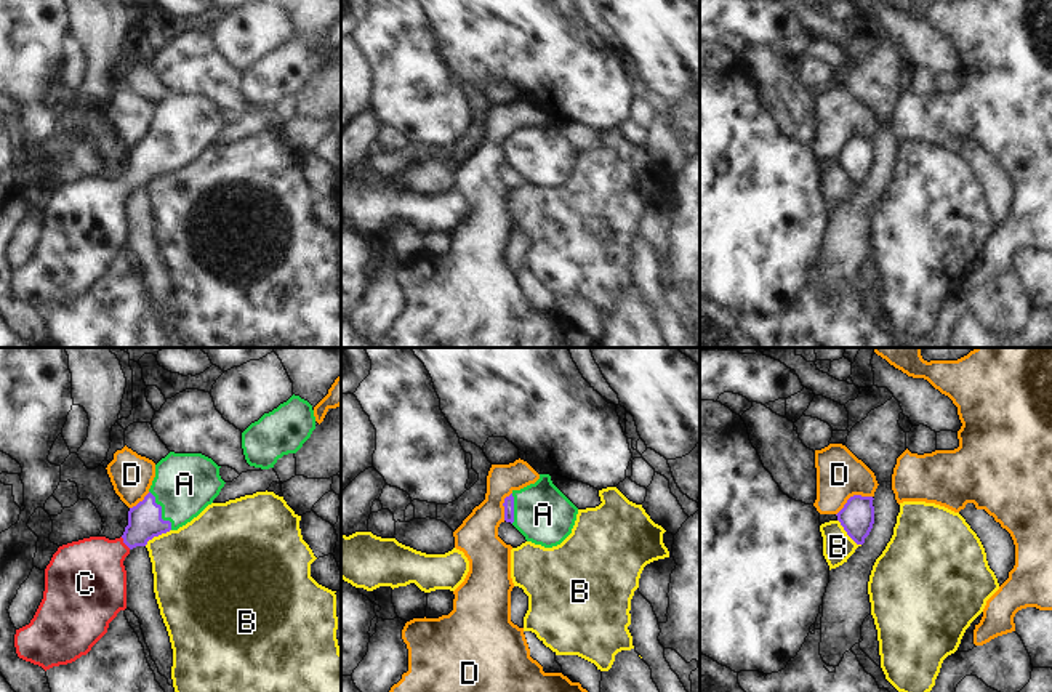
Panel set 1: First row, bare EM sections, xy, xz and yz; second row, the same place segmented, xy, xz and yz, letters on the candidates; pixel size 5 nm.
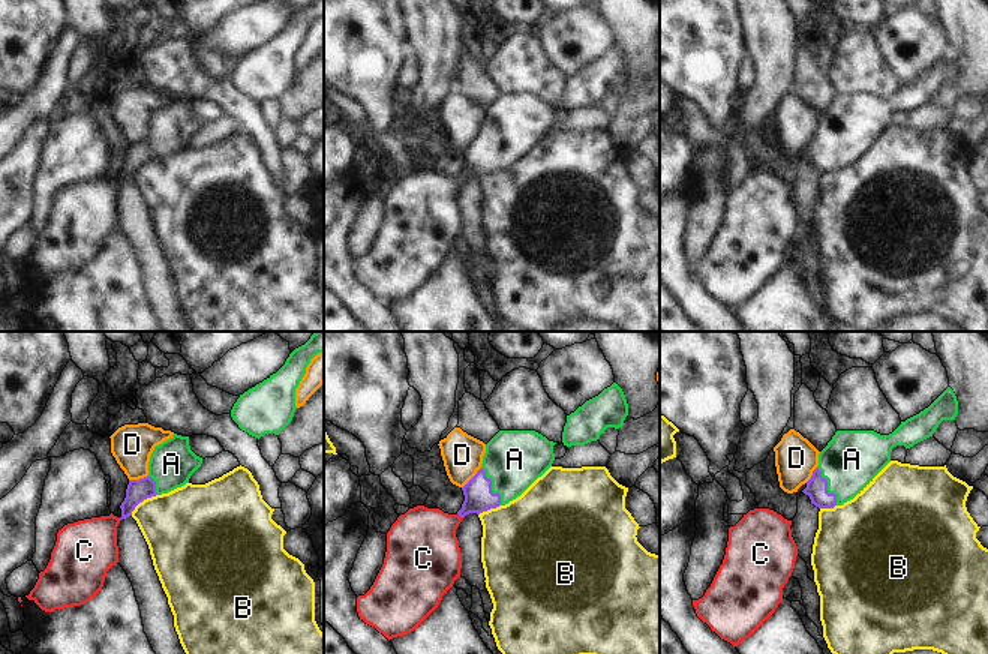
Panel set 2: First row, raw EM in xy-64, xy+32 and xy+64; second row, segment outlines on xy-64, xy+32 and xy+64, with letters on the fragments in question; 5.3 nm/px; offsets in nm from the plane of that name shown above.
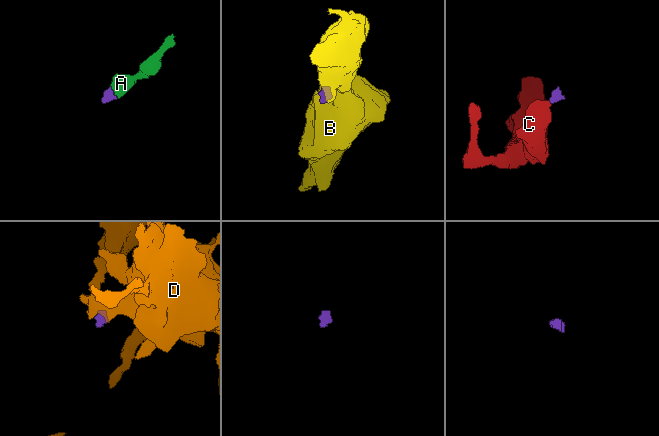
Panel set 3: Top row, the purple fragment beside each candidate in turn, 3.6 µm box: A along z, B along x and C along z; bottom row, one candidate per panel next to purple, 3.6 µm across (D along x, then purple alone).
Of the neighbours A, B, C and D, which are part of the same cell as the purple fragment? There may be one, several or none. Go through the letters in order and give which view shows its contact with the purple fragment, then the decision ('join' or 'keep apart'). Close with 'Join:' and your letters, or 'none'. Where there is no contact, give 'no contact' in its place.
A: meets purple in xy; join
B: meets purple in yz; keep apart
C: meets purple in xy; join
D: meets purple in yz; keep apart
Join: A, C

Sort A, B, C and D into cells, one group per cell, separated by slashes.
A C / B / D

